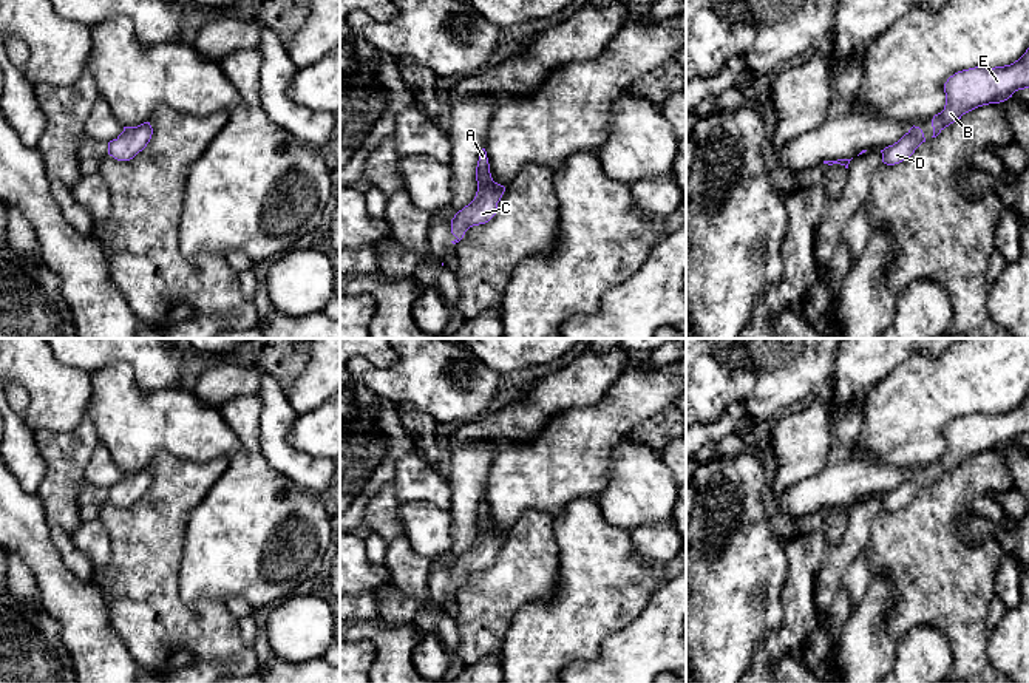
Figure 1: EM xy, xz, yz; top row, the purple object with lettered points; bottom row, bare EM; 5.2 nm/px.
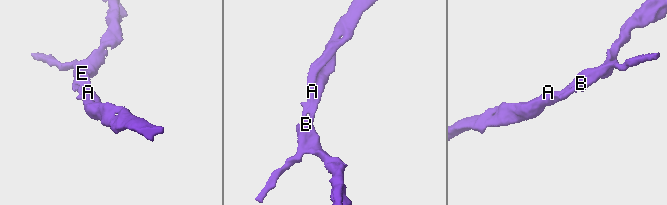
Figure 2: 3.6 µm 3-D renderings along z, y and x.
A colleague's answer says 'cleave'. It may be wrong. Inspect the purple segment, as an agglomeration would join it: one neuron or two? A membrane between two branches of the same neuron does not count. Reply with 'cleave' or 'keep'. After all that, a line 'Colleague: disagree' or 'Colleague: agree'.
keep
Colleague: disagree

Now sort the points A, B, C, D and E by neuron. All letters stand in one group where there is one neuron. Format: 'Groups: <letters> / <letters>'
Groups: A B C D E

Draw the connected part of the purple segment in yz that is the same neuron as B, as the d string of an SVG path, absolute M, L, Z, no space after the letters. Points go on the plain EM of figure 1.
M1029 394L1010 411L975 413L955 419L944 430L946 451L932 465L932 484L936 484L963 460L983 451L1004 448L1024 434L1029 434Z

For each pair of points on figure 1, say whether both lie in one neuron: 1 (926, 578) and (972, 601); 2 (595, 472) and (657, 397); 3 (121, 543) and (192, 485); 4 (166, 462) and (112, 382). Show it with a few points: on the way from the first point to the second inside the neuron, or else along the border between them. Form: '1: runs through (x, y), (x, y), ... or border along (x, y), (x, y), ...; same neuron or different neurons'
1: runs through (937, 578), (961, 598); same neuron
2: runs through (595, 450), (635, 407); same neuron
3: runs through (138, 535), (175, 498); same neuron
4: border along (195, 462), (159, 451), (149, 467); different neurons

